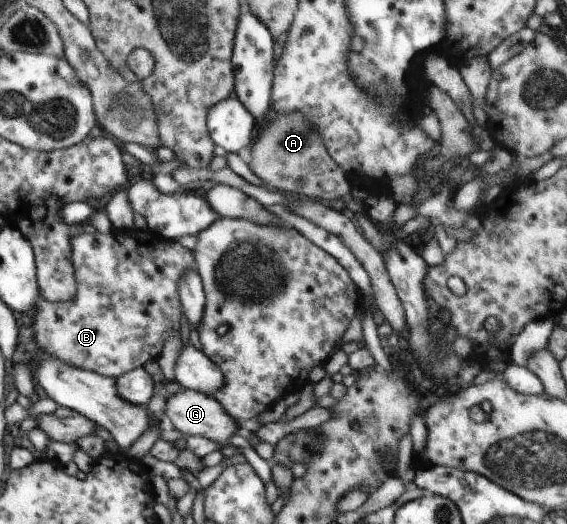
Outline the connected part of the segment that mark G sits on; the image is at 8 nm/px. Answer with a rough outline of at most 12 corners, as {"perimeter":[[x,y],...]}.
{"perimeter":[[183,389],[165,414],[186,436],[224,446],[238,421],[212,395]]}

